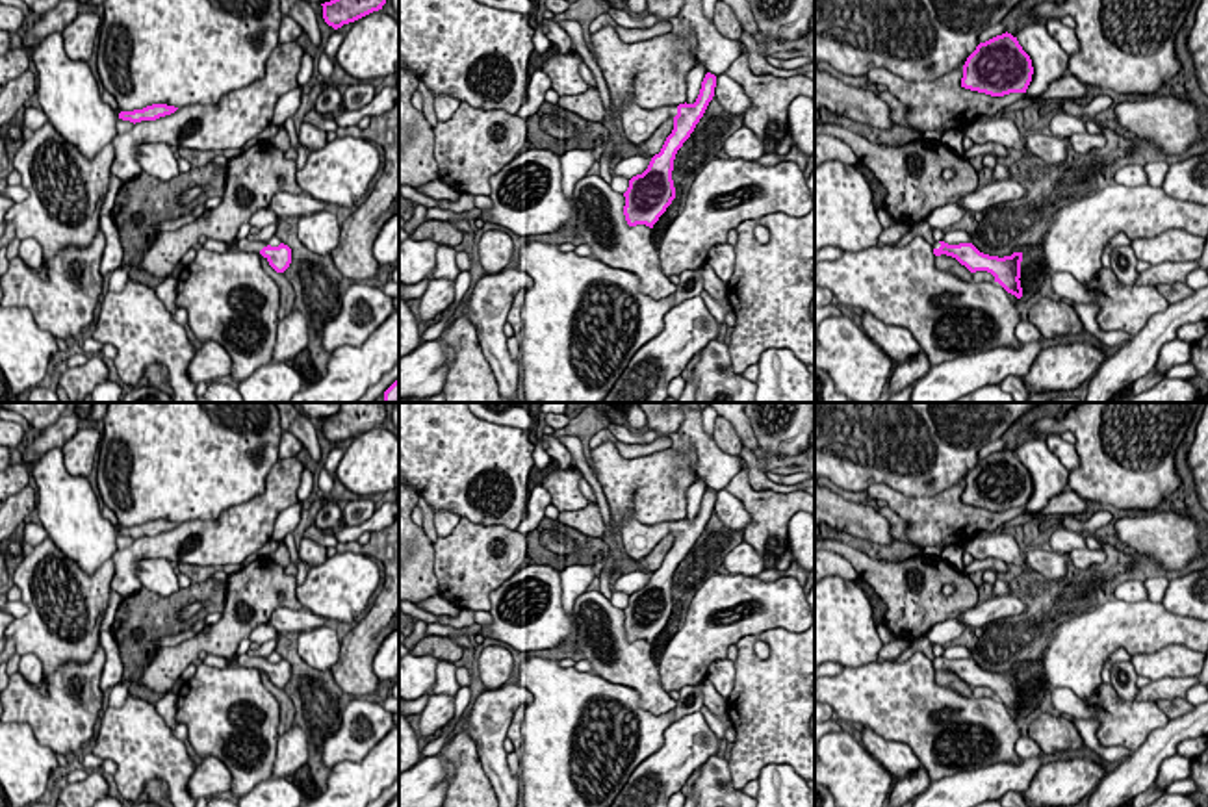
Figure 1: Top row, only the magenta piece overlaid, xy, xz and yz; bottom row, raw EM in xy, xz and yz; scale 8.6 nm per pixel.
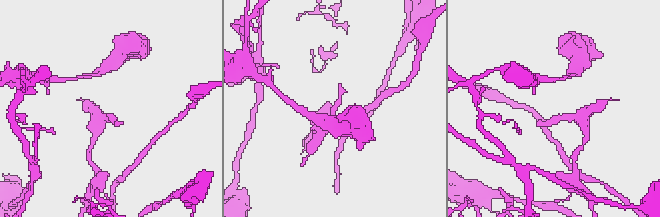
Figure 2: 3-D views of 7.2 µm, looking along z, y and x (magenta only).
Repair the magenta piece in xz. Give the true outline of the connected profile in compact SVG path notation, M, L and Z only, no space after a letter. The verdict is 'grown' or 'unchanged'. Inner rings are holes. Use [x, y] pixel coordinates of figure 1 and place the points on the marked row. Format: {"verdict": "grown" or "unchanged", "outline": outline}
{"verdict": "grown", "outline": "M707 72L694 104L685 102L657 109L642 109L631 102L623 104L623 135L635 145L640 145L651 137L661 122L670 117L674 119L674 130L666 137L661 152L651 158L642 174L636 174L629 180L629 187L623 193L623 215L629 226L646 224L653 228L653 224L675 199L675 187L672 180L675 154L703 117L709 102L714 96L714 87L716 76Z"}

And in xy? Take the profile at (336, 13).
{"verdict": "unchanged", "outline": "M330 0L321 6L325 22L338 30L343 24L382 9L384 4L386 0Z"}

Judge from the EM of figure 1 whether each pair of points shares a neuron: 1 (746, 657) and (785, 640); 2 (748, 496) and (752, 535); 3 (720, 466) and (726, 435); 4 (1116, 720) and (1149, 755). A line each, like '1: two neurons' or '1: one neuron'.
1: one neuron
2: one neuron
3: two neurons
4: two neurons

